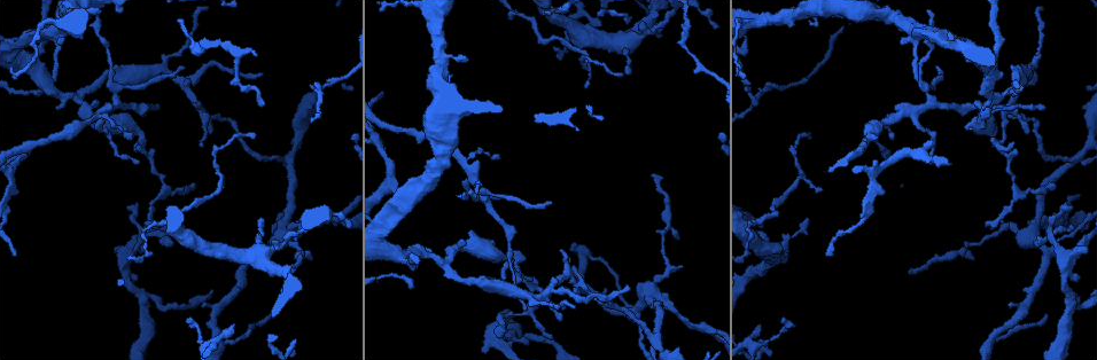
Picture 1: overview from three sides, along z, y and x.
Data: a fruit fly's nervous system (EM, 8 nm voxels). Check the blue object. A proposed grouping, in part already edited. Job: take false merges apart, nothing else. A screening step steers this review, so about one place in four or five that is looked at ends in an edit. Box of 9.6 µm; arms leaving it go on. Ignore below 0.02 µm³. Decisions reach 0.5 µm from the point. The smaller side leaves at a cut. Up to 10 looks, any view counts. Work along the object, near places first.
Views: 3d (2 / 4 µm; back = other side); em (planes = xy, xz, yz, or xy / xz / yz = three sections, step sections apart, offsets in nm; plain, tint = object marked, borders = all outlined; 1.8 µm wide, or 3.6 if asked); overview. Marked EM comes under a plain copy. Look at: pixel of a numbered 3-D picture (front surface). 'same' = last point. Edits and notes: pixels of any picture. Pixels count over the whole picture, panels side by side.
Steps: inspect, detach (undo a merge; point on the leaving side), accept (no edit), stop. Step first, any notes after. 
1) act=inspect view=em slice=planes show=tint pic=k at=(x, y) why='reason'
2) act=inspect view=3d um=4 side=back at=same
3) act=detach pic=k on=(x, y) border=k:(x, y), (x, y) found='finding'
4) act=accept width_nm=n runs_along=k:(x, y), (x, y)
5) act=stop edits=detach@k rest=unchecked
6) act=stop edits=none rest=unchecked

act=inspect view=em slice=xz step=4 show=tint pic=1 at=(706, 330) why='a fork'

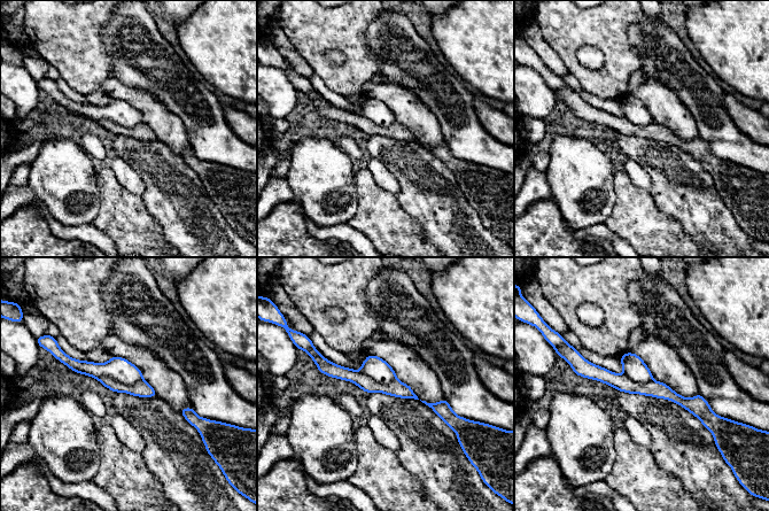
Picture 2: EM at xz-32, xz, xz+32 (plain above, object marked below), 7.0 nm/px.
act=inspect view=em slice=planes show=borders at=same why='another direction'

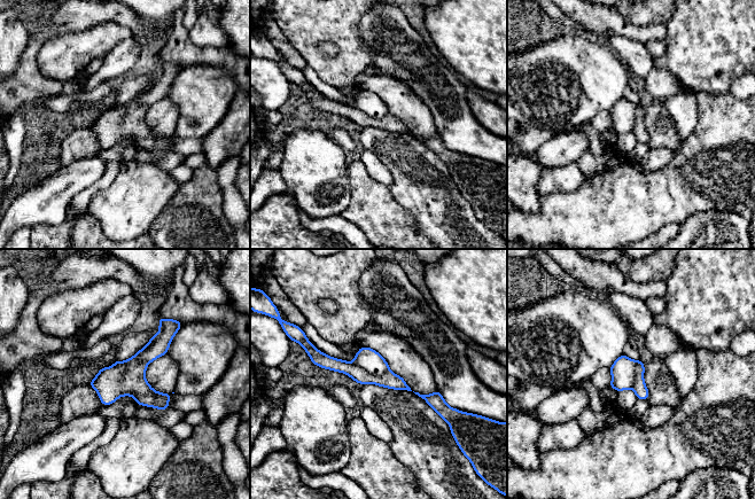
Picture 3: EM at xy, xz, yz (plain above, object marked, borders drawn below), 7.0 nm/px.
act=detach pic=3 on=(366, 358) border=3:(339, 359), (374, 374), (389, 371) found='a second neuron is stuck on'

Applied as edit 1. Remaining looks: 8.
act=inspect view=overview

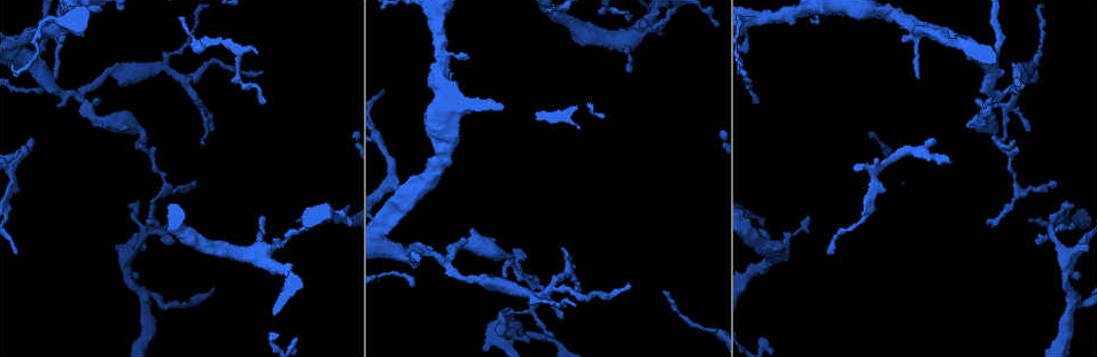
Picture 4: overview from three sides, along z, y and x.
act=inspect view=em slice=planes show=tint pic=4 at=(513, 335) why='three-way junction'

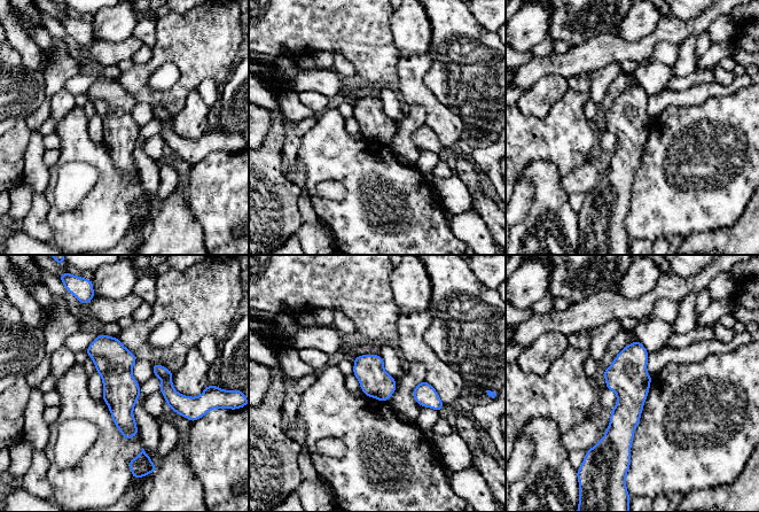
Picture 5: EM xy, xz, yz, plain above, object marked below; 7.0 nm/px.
act=accept width_nm=220 runs_along=5:(638, 344), (621, 451) found='continuous, no second neuron'

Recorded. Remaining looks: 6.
act=inspect view=3d um=4 pic=4 at=(550, 290) why='calibre changes'

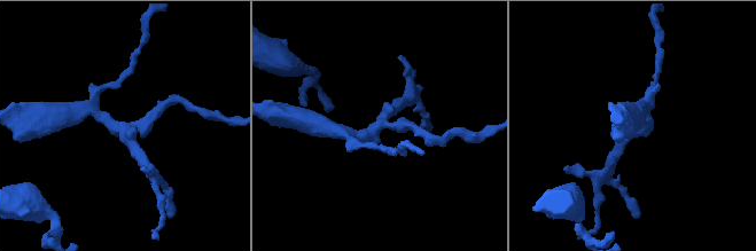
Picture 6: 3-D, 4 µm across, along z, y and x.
act=inspect view=em slice=xz step=16 show=tint pic=6 at=(123, 125) arms=3

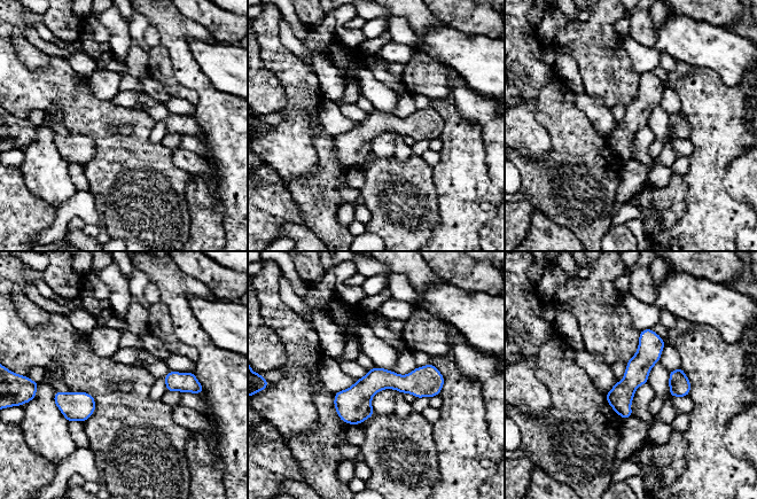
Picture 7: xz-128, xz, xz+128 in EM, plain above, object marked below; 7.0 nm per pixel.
act=inspect view=em slice=planes show=borders at=same

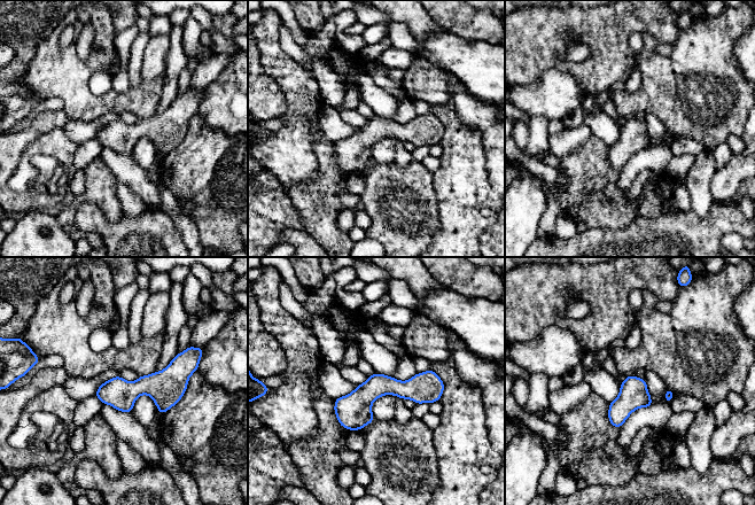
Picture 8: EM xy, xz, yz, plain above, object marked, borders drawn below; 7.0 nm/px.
act=accept width_nm=180 runs_along=8:(441, 388), (373, 388), (336, 408) found='one neuron here'

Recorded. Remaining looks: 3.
act=stop edits=detach@3 rest=unchecked

